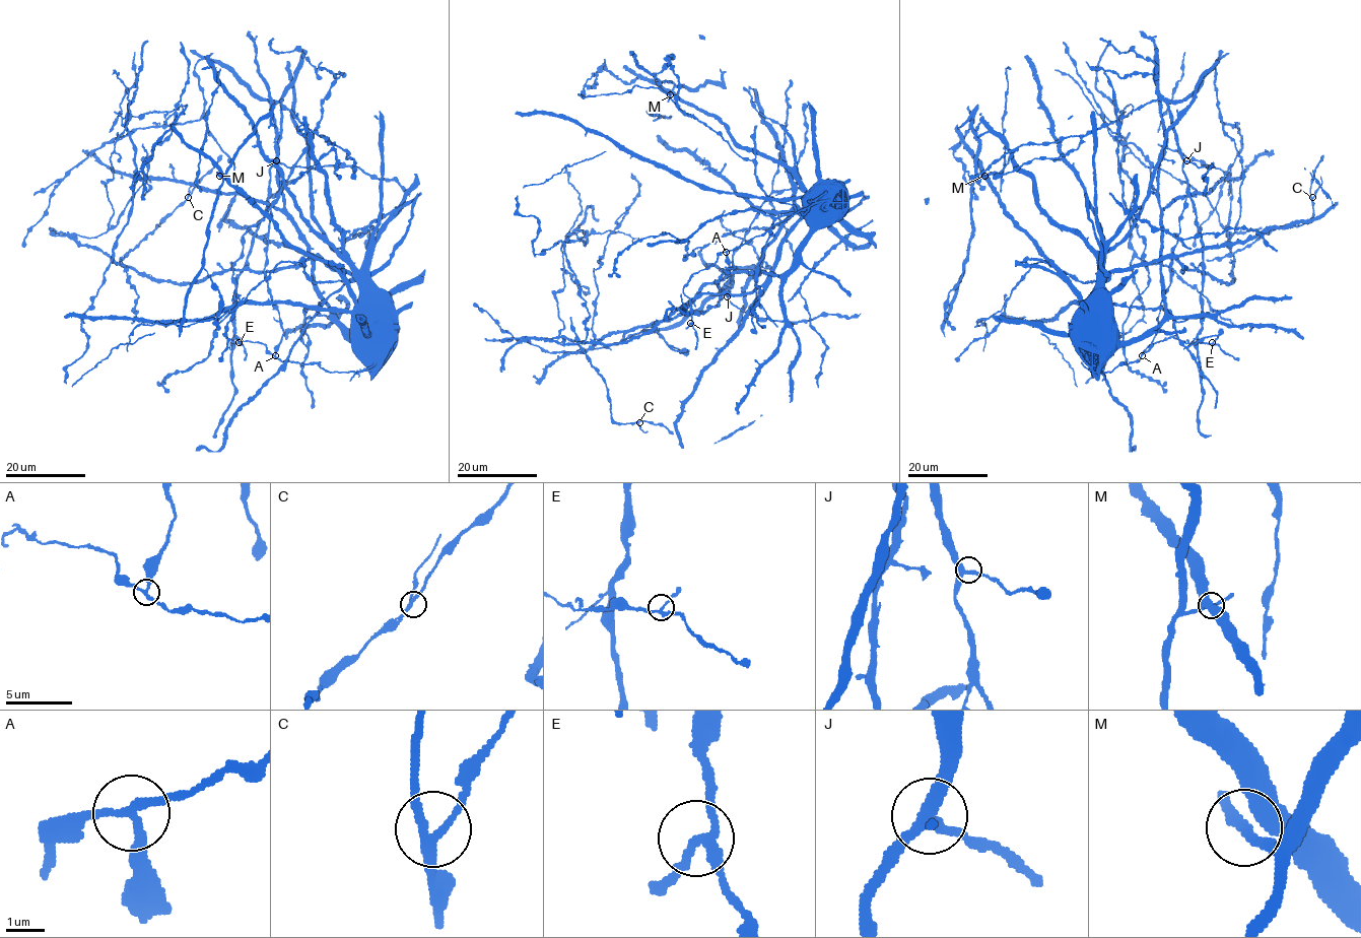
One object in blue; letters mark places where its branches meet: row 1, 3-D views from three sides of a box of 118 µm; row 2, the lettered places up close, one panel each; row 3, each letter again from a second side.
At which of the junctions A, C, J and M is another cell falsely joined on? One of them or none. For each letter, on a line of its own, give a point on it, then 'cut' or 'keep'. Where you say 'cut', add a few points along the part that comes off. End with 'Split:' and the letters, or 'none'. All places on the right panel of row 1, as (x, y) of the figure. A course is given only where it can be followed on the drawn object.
A: place (1142, 355); cut; course (1141, 355), (1153, 343), (1170, 337), (1188, 342), (1215, 343), (1239, 359)
C: place (1312, 197); keep
J: place (1186, 160); keep
M: place (984, 176); keep
Split: A

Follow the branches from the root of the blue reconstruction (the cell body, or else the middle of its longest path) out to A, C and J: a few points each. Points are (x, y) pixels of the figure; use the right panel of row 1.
A: (1084, 347), (1087, 343), (1091, 348), (1092, 371), (1101, 373), (1110, 373), (1119, 363), (1138, 361), (1141, 355)
C: (1084, 347), (1091, 291), (1106, 274), (1174, 258), (1229, 283), (1231, 257), (1307, 222), (1312, 197)
J: (1084, 347), (1091, 348), (1092, 371), (1101, 373), (1138, 361), (1148, 349), (1170, 283), (1186, 160)

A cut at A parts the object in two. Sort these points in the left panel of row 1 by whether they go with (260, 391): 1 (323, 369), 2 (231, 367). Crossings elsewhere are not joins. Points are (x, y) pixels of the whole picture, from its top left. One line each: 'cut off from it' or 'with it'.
1: cut off from it
2: with it

